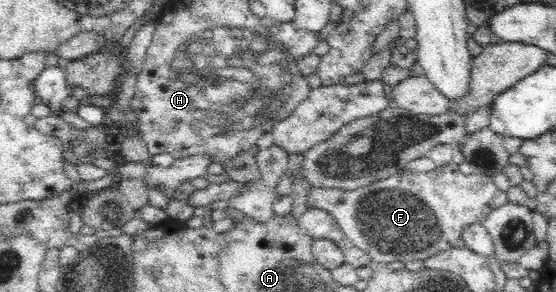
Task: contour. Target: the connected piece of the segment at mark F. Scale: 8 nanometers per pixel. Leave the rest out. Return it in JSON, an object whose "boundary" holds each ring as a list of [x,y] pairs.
{"boundary":[[[454,162],[437,166],[430,173],[395,171],[391,176],[354,191],[310,188],[305,205],[323,209],[334,216],[344,235],[372,262],[420,261],[452,247],[464,227],[482,224],[494,209],[507,204],[506,192],[500,191],[492,176],[465,175]]]}

